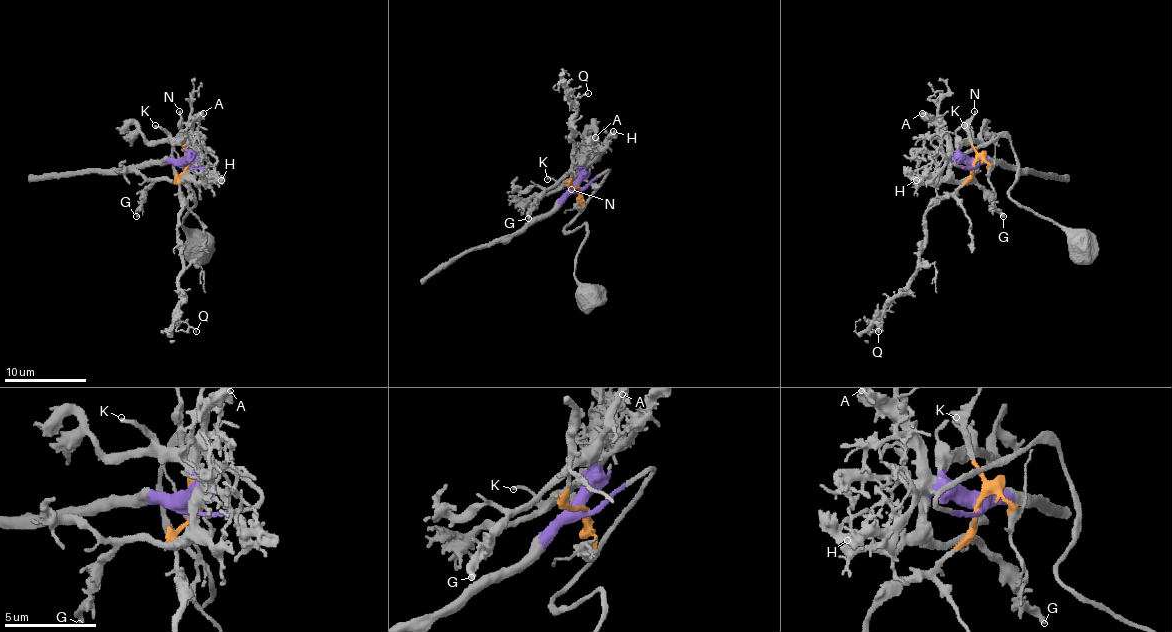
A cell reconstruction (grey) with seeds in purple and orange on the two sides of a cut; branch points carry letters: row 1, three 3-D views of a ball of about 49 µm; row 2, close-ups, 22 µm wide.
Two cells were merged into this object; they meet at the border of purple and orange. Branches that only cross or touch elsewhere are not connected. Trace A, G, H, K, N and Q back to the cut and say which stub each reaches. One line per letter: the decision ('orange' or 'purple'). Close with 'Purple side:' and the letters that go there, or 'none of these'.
A: purple
G: purple
H: purple
K: purple
N: orange
Q: orange
Purple side: A, G, H, K

